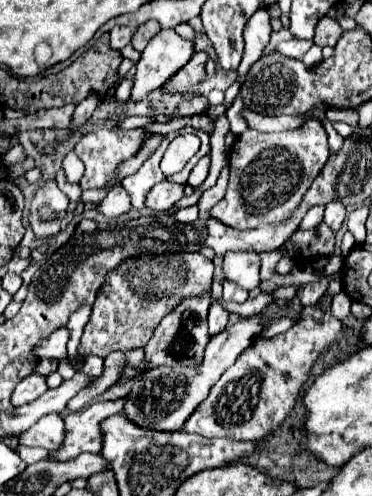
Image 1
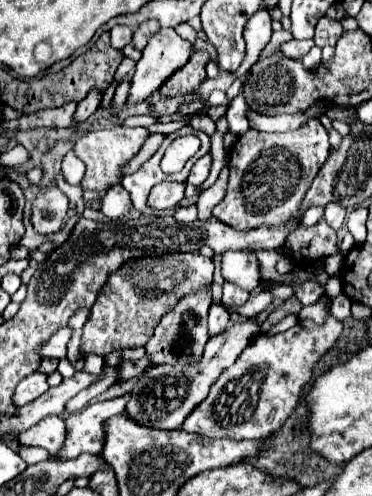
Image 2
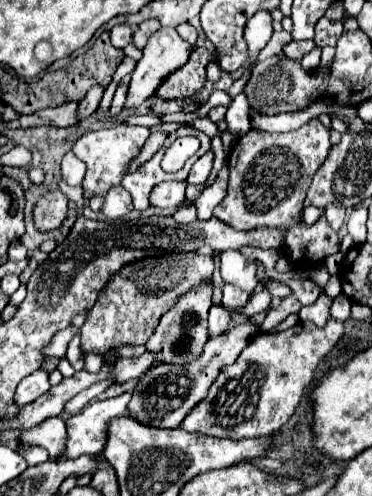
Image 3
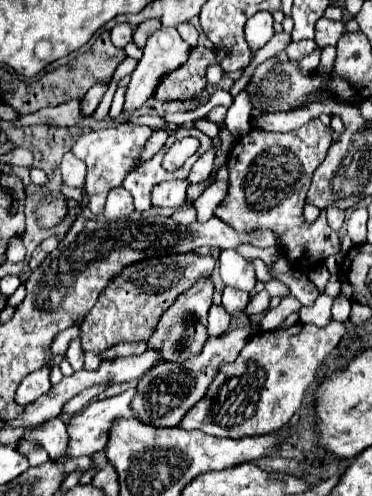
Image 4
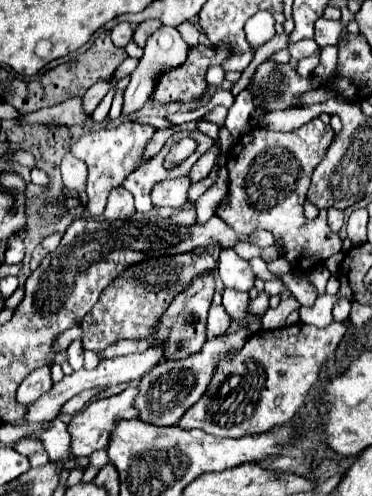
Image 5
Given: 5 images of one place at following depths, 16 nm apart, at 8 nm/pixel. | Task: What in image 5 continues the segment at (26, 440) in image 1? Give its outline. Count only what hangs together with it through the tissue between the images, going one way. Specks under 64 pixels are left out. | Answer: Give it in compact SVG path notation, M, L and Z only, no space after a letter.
M54 418L50 428L46 432L38 432L38 434L32 434L32 436L38 436L44 446L46 446L46 452L50 456L50 462L52 463L65 463L72 458L70 456L70 432L68 432L68 424L62 422L60 418Z

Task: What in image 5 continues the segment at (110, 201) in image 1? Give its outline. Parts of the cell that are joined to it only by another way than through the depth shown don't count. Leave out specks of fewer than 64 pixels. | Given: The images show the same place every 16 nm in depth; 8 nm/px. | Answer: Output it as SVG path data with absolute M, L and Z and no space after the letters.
M122 186L114 188L110 192L108 204L106 204L106 210L102 216L106 220L126 220L126 218L132 218L134 214L136 214L136 208L134 208L132 194Z

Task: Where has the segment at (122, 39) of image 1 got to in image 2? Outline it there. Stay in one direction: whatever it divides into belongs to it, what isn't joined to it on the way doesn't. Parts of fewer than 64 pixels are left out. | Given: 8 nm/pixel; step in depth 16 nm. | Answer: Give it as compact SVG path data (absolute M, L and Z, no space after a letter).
M114 26L110 30L110 38L112 38L112 46L122 50L132 40L132 28L130 26Z

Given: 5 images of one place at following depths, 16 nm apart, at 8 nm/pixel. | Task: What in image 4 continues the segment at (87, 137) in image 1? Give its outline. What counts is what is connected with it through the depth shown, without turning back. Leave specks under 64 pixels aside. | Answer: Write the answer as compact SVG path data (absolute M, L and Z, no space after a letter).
M122 122L116 128L102 128L96 132L82 134L78 142L72 146L72 154L80 160L86 162L88 166L88 176L86 176L86 194L88 194L88 208L92 214L102 214L106 196L112 190L112 186L122 184L124 176L140 162L140 154L152 136L150 126L140 126L140 124L130 124Z

